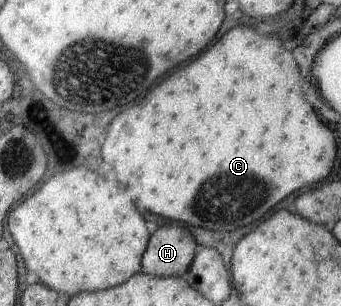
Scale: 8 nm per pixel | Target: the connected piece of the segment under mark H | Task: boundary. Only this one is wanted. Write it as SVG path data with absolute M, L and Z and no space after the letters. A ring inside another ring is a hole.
M184 226L158 227L141 256L141 272L155 277L182 277L189 270L196 245Z

